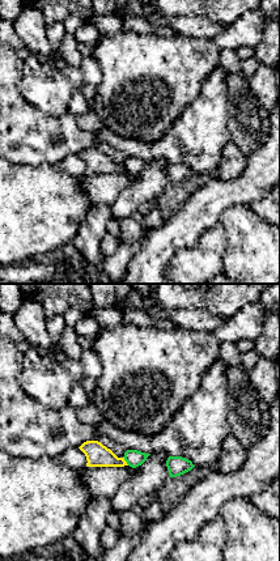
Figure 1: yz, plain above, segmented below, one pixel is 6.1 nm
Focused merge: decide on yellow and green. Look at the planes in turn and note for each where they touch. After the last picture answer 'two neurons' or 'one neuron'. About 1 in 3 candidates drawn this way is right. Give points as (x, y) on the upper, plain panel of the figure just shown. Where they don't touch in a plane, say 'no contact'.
contact (124, 168)

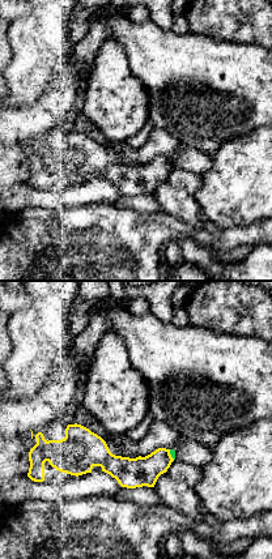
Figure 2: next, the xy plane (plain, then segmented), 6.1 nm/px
contact (170, 162)

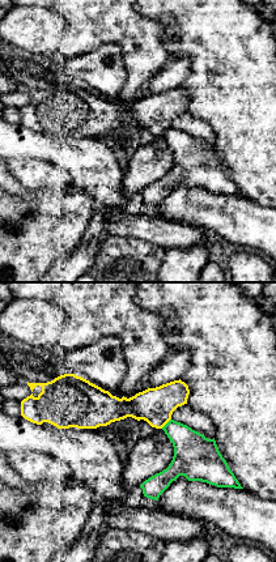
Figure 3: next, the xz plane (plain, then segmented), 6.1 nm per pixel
contact (165, 131)

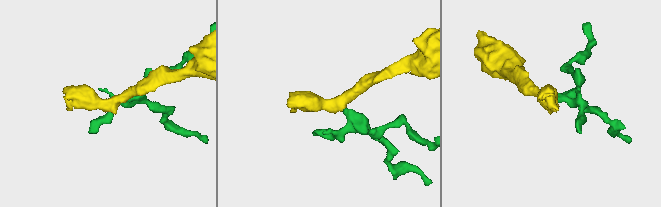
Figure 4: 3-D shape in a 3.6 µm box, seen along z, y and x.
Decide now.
two neurons

